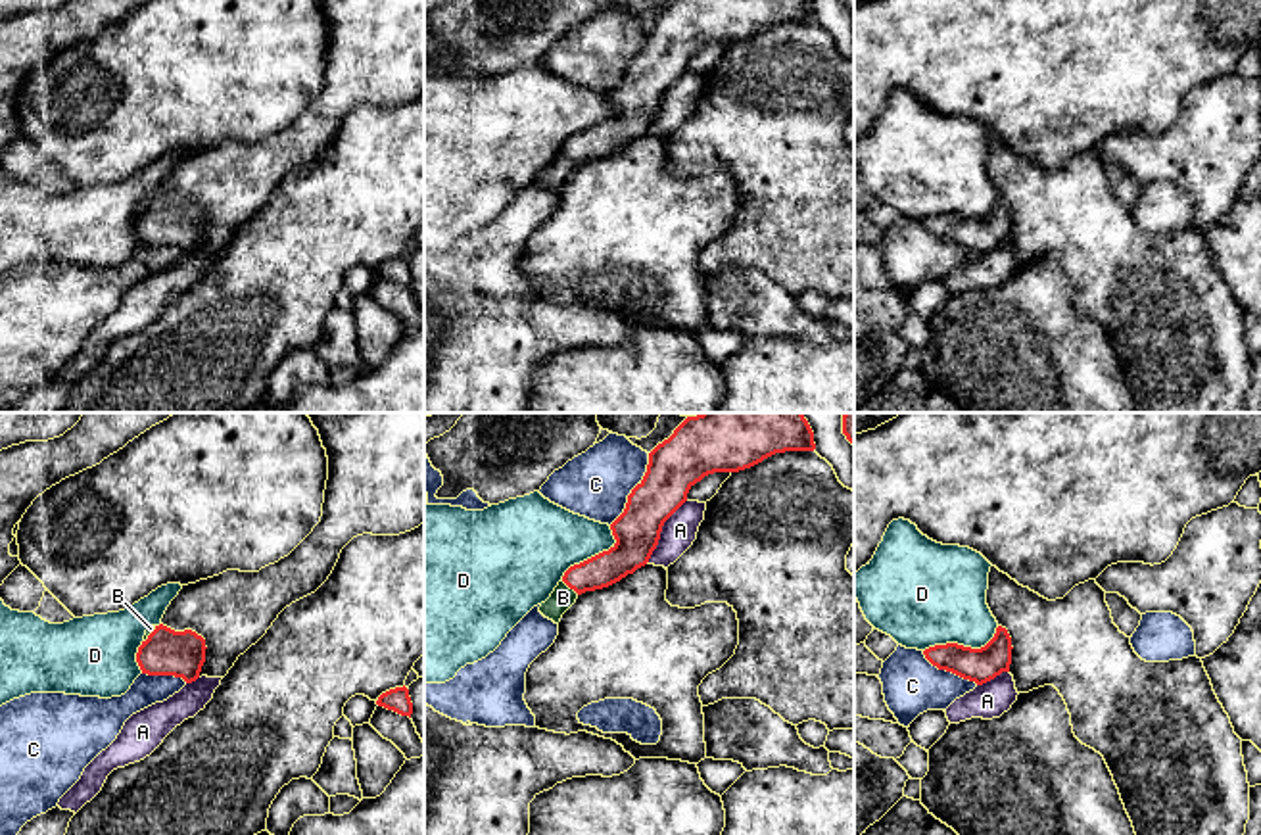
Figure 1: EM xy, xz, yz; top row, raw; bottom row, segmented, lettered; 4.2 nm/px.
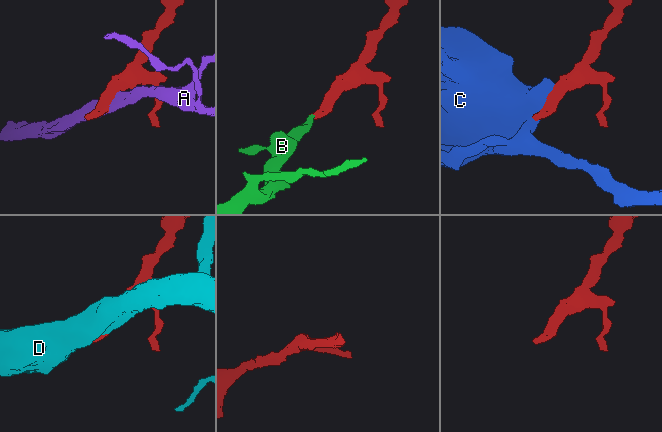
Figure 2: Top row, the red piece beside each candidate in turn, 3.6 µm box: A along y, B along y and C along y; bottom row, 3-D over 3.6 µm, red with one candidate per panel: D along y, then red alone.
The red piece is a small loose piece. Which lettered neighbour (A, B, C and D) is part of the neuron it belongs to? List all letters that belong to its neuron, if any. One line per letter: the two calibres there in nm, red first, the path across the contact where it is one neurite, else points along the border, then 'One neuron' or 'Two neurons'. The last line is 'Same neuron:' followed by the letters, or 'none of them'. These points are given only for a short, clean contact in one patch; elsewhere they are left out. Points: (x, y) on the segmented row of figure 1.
A: Thickness 200 nm (red) against 140 nm. Two neurons
B: Thickness 140 nm (red) against 100 nm. Path across: xz (609, 567), (582, 576), (571, 588), (563, 597). One neuron
C: Thickness 220 nm (red) against 280 nm. Two neurons
D: Thickness 140 nm (red) against 420 nm. Two neurons
Same neuron: B

